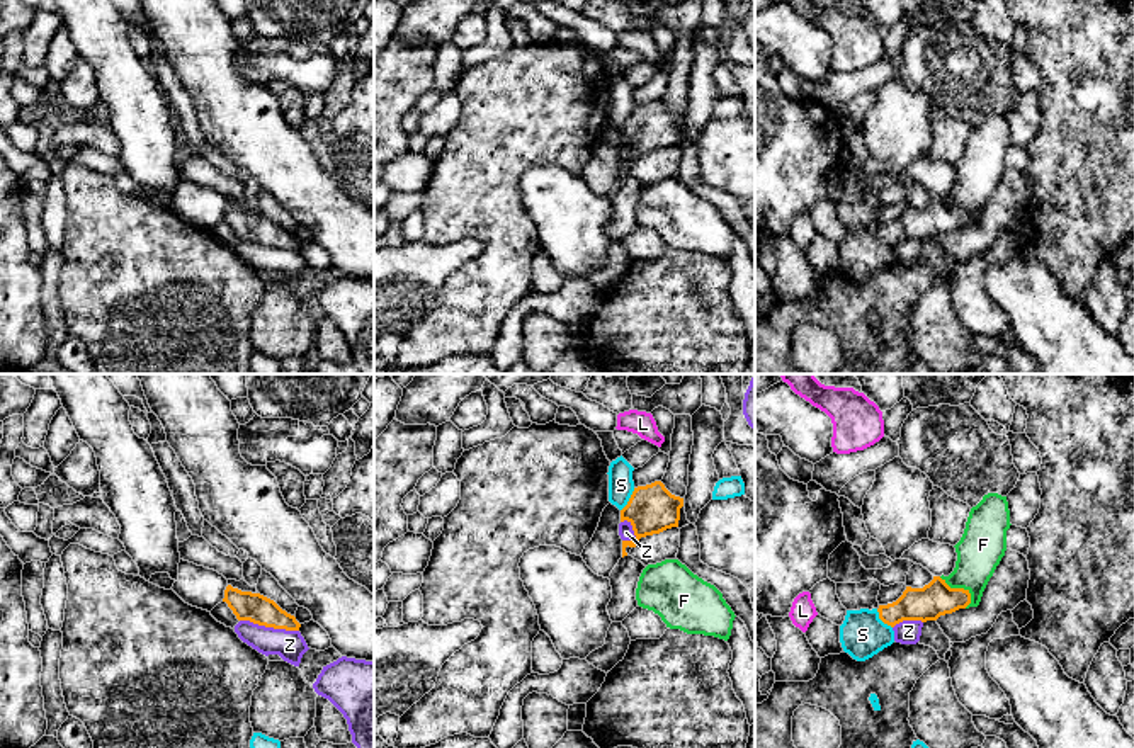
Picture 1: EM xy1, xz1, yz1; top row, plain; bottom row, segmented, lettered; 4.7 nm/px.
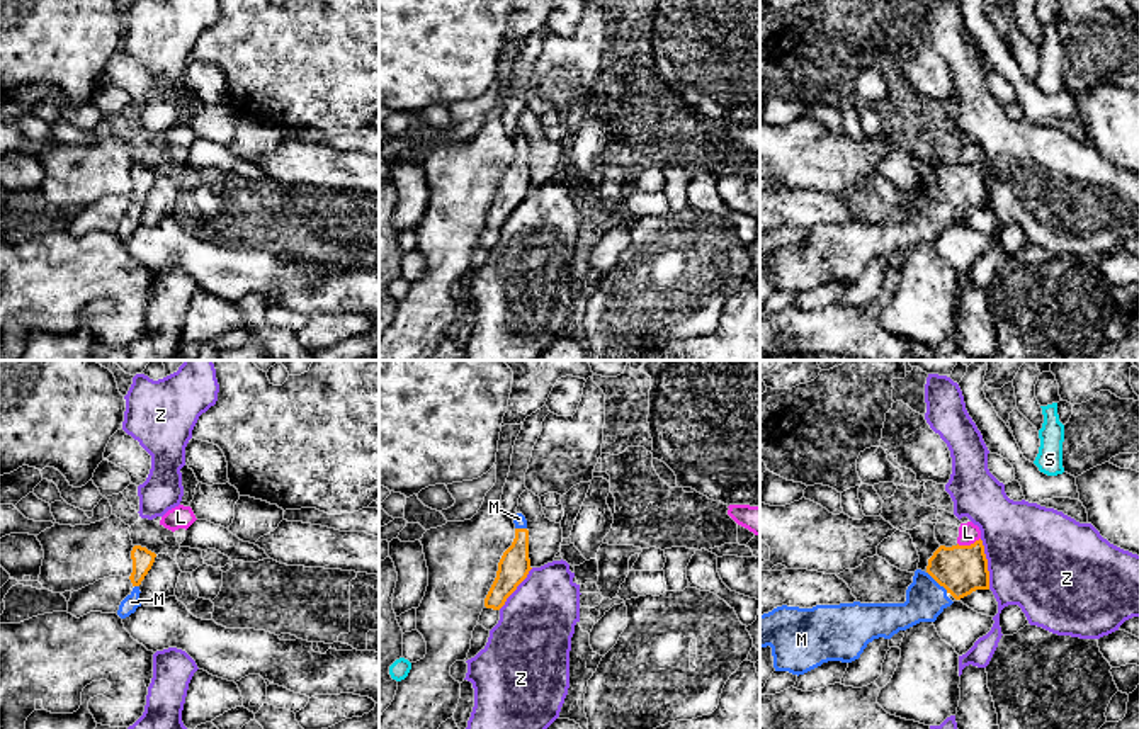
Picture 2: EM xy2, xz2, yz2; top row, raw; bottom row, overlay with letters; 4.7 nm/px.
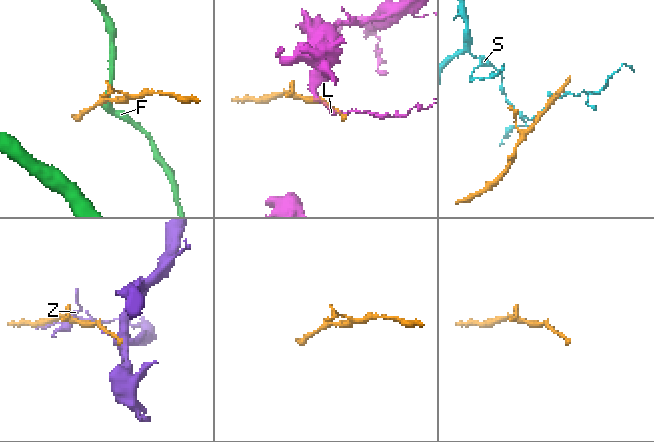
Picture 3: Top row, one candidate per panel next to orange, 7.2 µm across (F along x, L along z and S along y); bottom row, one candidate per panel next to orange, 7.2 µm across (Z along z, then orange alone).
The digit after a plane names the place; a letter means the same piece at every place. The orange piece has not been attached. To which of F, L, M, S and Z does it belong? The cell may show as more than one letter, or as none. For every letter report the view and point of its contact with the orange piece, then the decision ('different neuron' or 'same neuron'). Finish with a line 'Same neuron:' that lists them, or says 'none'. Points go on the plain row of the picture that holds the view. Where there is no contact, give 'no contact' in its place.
F: yz1 (959, 208) | different neuron
L: yz2 (968, 165) | different neuron
M: yz2 (937, 201) | same neuron
S: xz1 (629, 119) | different neuron
Z: xy1 (269, 245) | different neuron
Same neuron: M

